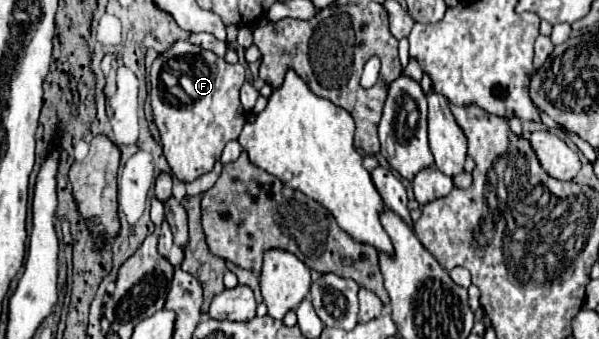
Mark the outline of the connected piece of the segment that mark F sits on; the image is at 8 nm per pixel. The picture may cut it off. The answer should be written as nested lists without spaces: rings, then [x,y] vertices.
[[[176,41],[152,63],[150,101],[154,123],[160,131],[164,157],[182,183],[190,183],[212,171],[224,145],[238,139],[246,123],[246,111],[238,97],[246,79],[244,75],[246,71],[240,63],[230,65],[222,57],[192,45],[190,41]]]

